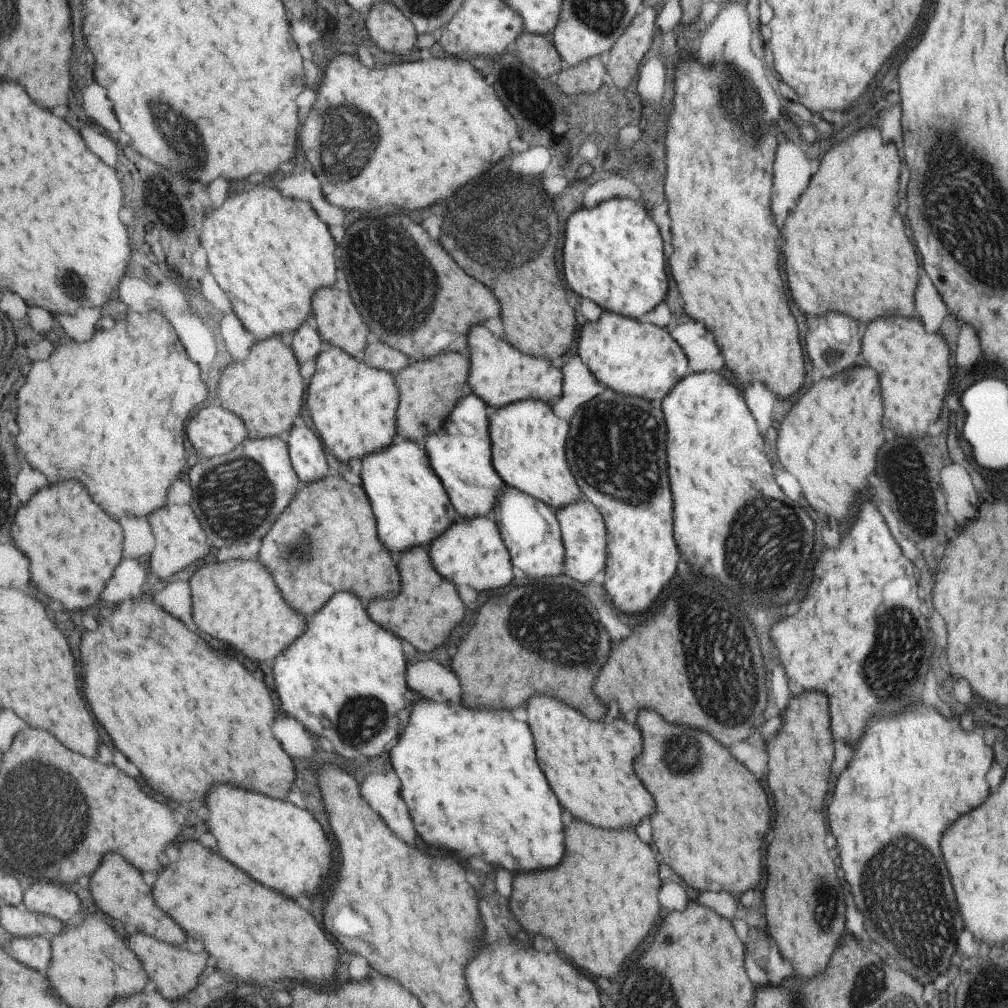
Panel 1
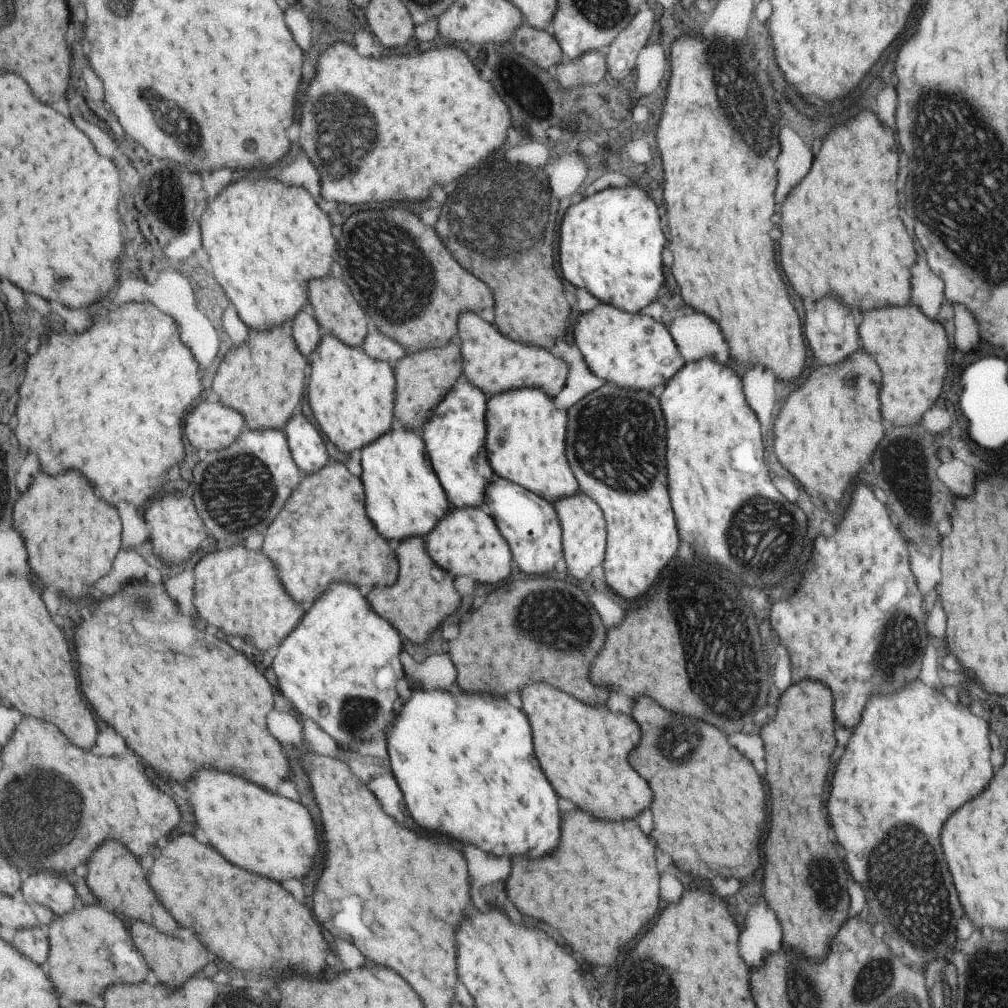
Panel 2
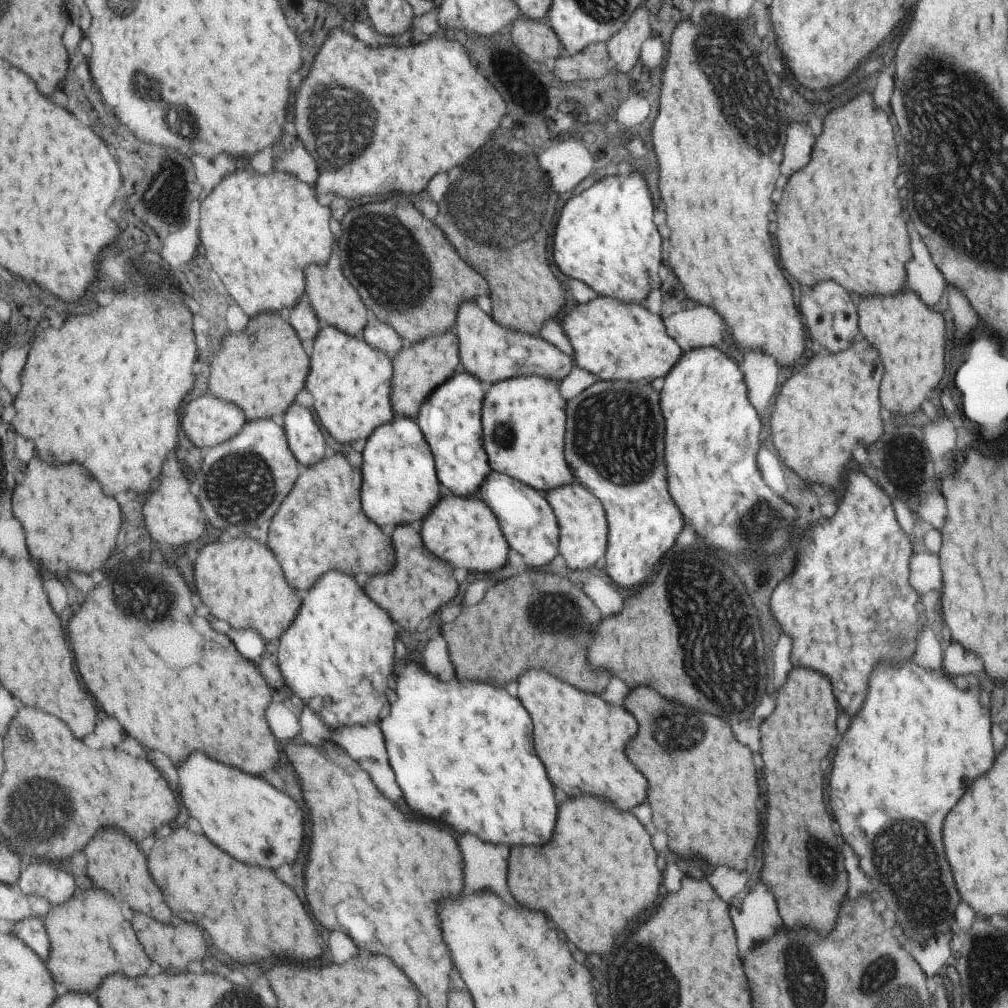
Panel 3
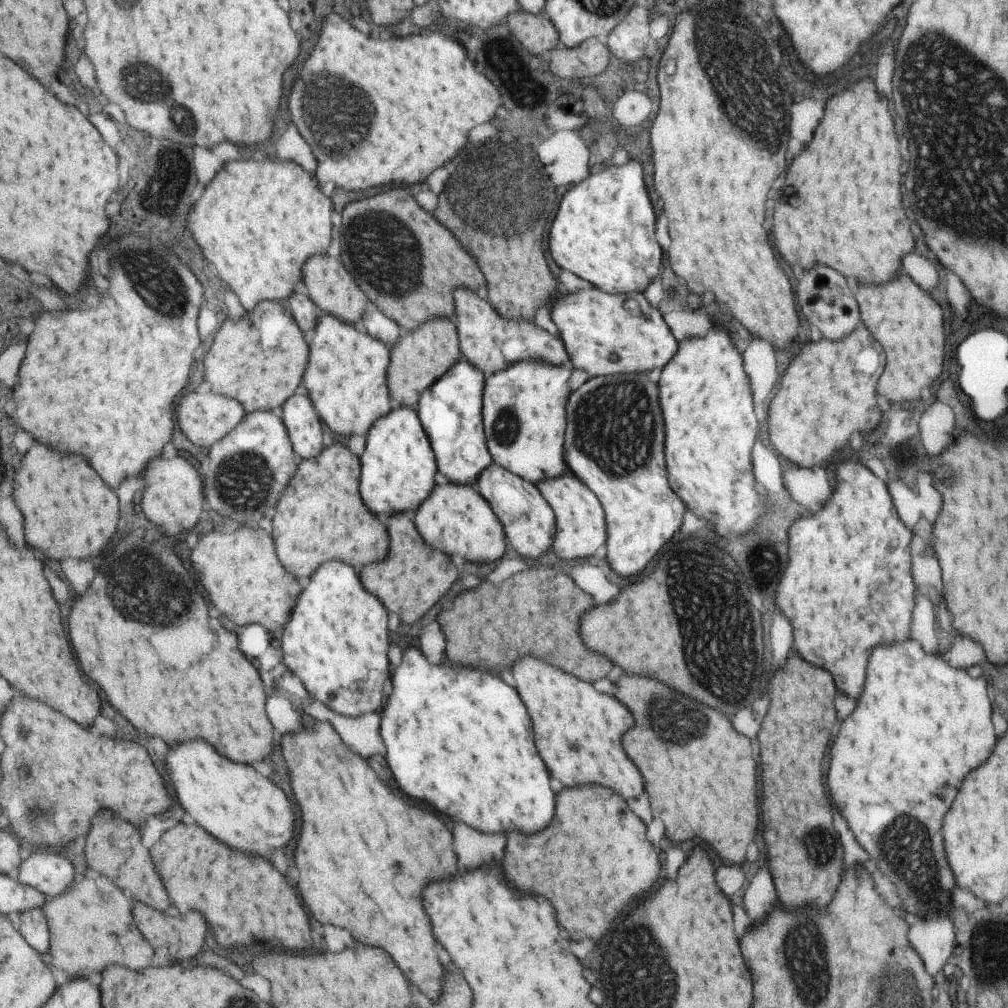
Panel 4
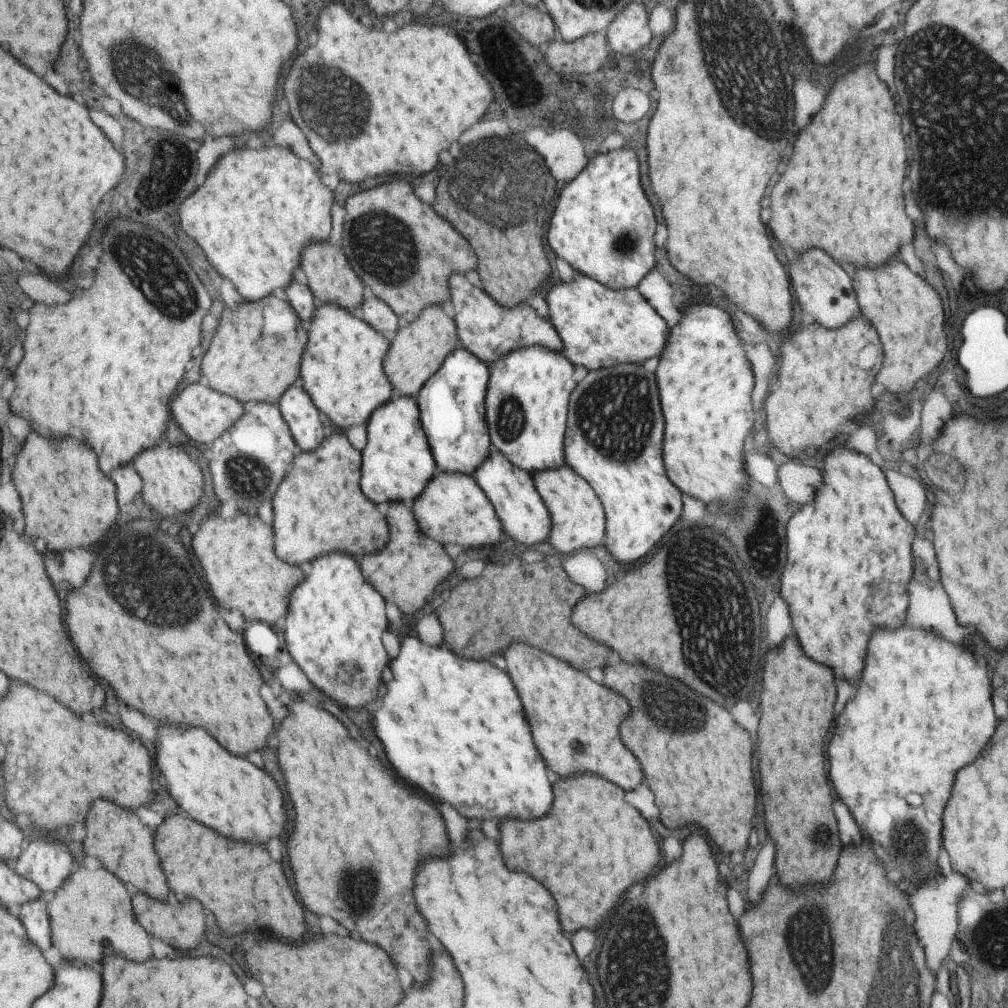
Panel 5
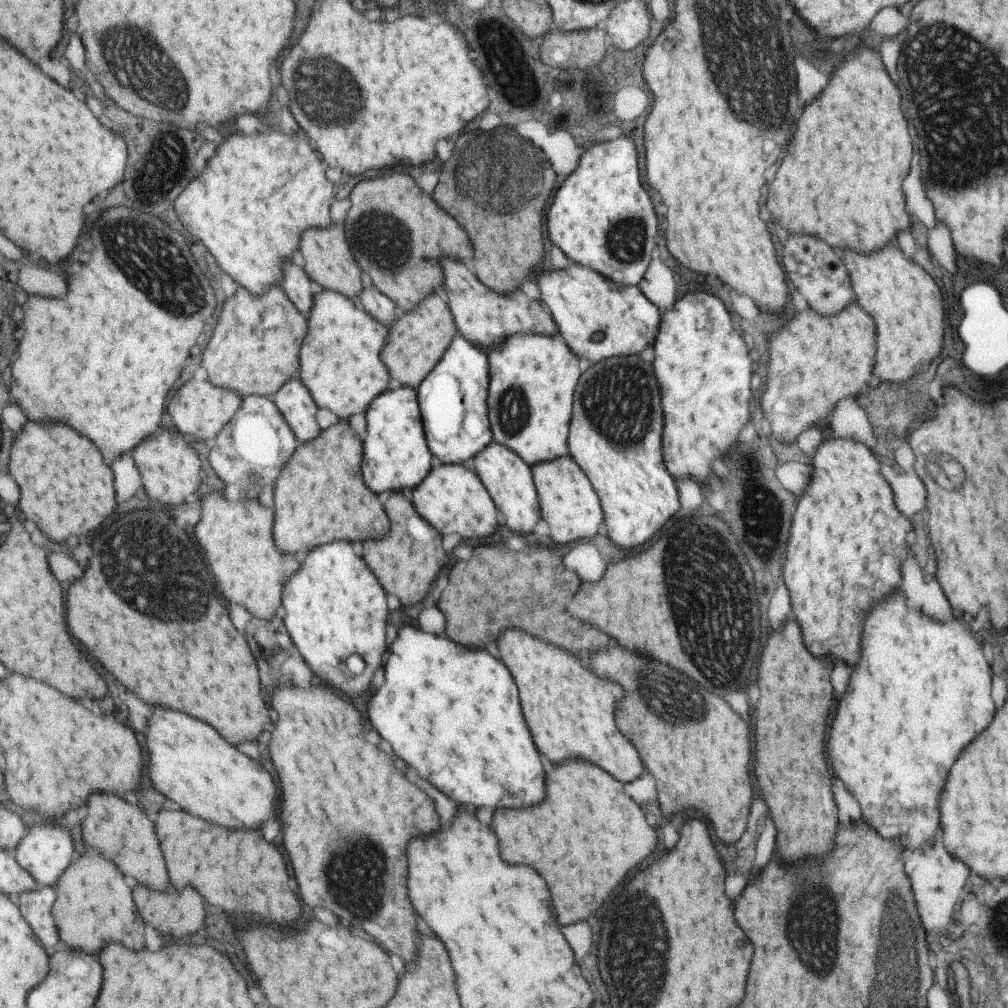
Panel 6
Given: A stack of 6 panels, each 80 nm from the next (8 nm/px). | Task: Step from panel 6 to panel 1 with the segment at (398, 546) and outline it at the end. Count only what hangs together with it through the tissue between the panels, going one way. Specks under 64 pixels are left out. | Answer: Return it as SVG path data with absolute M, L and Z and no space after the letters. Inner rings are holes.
M425 547L410 549L399 558L403 592L397 600L375 600L373 604L367 604L368 613L373 616L373 620L377 620L377 624L397 632L397 636L405 639L419 652L431 652L443 645L445 640L451 644L451 638L457 636L451 636L453 628L459 630L457 626L465 620L465 604L459 598L455 584L437 572L432 556ZM391 604L397 606L391 610Z

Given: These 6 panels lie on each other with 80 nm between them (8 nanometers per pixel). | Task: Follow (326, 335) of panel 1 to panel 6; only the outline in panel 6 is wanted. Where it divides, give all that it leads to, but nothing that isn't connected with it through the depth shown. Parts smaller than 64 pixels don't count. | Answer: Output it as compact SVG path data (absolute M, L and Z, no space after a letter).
M344 222L342 225L331 224L328 229L317 227L307 229L301 239L299 250L304 259L304 269L324 290L343 293L345 296L351 296L353 300L363 292L363 272L357 260L353 258Z

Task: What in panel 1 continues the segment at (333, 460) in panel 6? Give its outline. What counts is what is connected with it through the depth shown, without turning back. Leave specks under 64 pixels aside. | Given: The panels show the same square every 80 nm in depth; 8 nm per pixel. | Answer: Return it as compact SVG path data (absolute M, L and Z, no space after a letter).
M329 476L321 484L303 486L261 548L261 562L277 580L285 600L297 612L315 616L331 596L347 590L361 600L398 596L402 590L401 567L397 556L380 539L377 518L361 485Z

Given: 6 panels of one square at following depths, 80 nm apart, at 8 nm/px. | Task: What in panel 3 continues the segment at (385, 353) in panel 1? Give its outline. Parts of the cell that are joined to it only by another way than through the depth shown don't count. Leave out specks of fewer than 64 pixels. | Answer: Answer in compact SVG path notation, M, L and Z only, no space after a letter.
M368 311L368 317L368 326L362 335L363 340L369 343L369 346L377 350L383 350L394 359L404 347L404 338L398 332L395 332L391 325L377 320L377 315L373 311Z

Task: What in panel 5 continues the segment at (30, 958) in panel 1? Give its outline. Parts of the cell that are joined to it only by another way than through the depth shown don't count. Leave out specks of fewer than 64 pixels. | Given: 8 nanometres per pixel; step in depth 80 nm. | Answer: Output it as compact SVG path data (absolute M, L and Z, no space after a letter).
M44 895L38 901L24 904L17 911L27 929L29 938L43 951L53 946L52 920L49 916L50 895Z

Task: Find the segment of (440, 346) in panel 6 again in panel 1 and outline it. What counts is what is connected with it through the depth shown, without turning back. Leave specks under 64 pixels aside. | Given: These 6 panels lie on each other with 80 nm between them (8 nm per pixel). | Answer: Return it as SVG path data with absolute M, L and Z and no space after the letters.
M468 350L441 353L423 361L411 361L405 370L395 376L400 388L400 408L397 415L399 436L416 442L425 449L429 436L448 422L462 399L473 394L468 383L471 372Z

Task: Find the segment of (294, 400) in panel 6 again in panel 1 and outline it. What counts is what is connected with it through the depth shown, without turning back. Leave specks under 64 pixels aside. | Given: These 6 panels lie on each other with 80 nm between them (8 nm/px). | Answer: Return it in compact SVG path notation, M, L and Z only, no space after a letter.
M297 426L292 428L286 436L288 449L292 465L296 473L301 476L303 484L307 482L317 482L329 475L329 460L323 448L323 442L317 438L313 430L307 426Z

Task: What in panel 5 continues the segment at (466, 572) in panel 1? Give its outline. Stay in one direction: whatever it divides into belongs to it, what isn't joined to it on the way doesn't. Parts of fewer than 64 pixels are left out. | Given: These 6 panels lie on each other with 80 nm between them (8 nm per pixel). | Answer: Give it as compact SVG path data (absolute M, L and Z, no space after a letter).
M438 472L411 507L421 530L441 544L459 544L463 548L501 544L500 515L472 475Z

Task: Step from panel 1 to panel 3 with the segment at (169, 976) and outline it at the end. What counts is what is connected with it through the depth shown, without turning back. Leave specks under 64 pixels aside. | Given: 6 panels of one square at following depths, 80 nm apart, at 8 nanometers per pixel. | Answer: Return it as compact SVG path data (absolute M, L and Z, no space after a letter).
M130 914L131 918L135 918L135 928L137 928L137 936L141 940L141 944L145 946L147 954L163 966L165 972L169 970L185 970L191 962L201 962L207 956L207 944L203 940L203 932L199 932L199 928L195 924L159 924L155 919L145 914Z

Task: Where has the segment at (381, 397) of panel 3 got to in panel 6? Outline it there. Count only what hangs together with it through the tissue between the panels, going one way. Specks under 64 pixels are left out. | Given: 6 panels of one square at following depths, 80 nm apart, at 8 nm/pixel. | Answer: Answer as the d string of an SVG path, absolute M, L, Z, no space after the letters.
M327 289L317 294L309 316L309 336L300 352L299 378L309 384L317 404L333 410L339 418L349 420L353 414L366 414L377 396L391 386L391 373L381 360L390 328L357 308L348 296Z

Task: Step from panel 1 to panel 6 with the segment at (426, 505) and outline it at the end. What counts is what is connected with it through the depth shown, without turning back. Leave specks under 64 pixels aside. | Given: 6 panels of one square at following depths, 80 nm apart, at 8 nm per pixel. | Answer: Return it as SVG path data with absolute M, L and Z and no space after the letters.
M405 385L387 391L385 396L379 396L372 402L365 417L369 418L369 432L364 440L365 484L369 484L369 488L373 488L373 492L380 497L387 492L383 498L391 492L410 495L424 482L436 464L424 427L419 392Z

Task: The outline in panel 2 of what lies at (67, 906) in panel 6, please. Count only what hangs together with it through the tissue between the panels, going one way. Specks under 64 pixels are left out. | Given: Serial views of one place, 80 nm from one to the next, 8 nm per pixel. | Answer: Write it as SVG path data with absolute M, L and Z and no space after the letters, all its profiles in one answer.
M85 906L73 914L59 915L48 930L50 955L48 975L58 993L75 1005L99 1004L107 988L117 982L141 984L149 976L145 958L133 944L133 935L109 906Z

